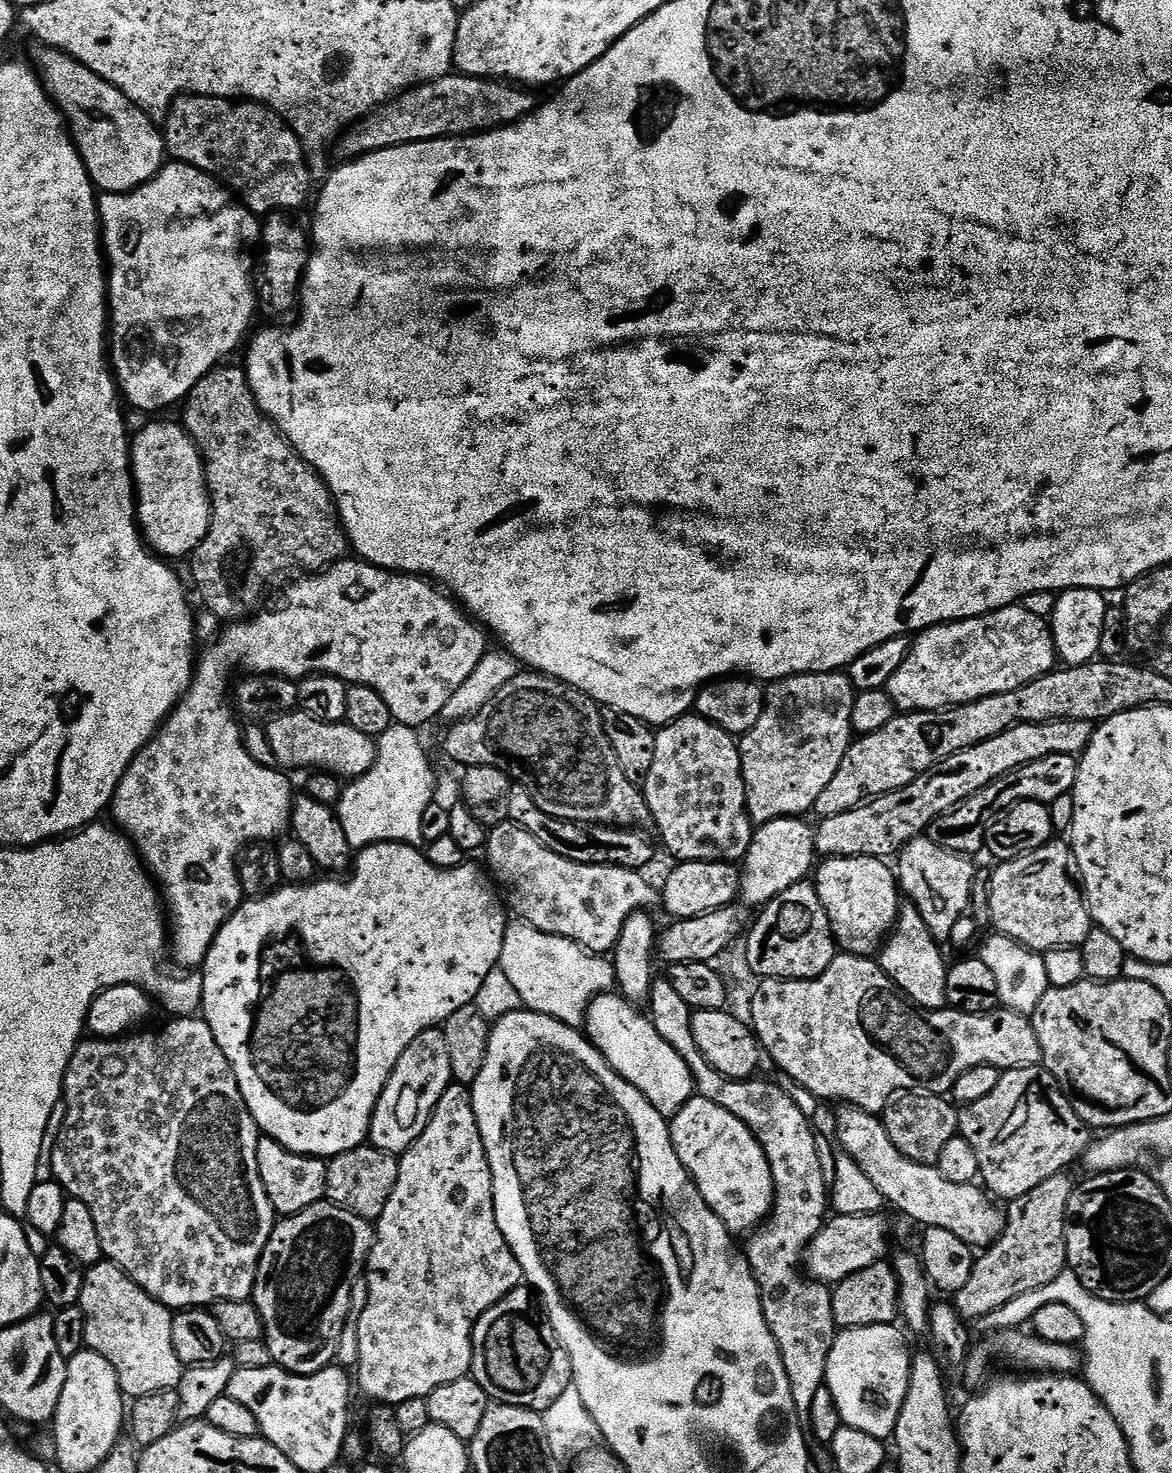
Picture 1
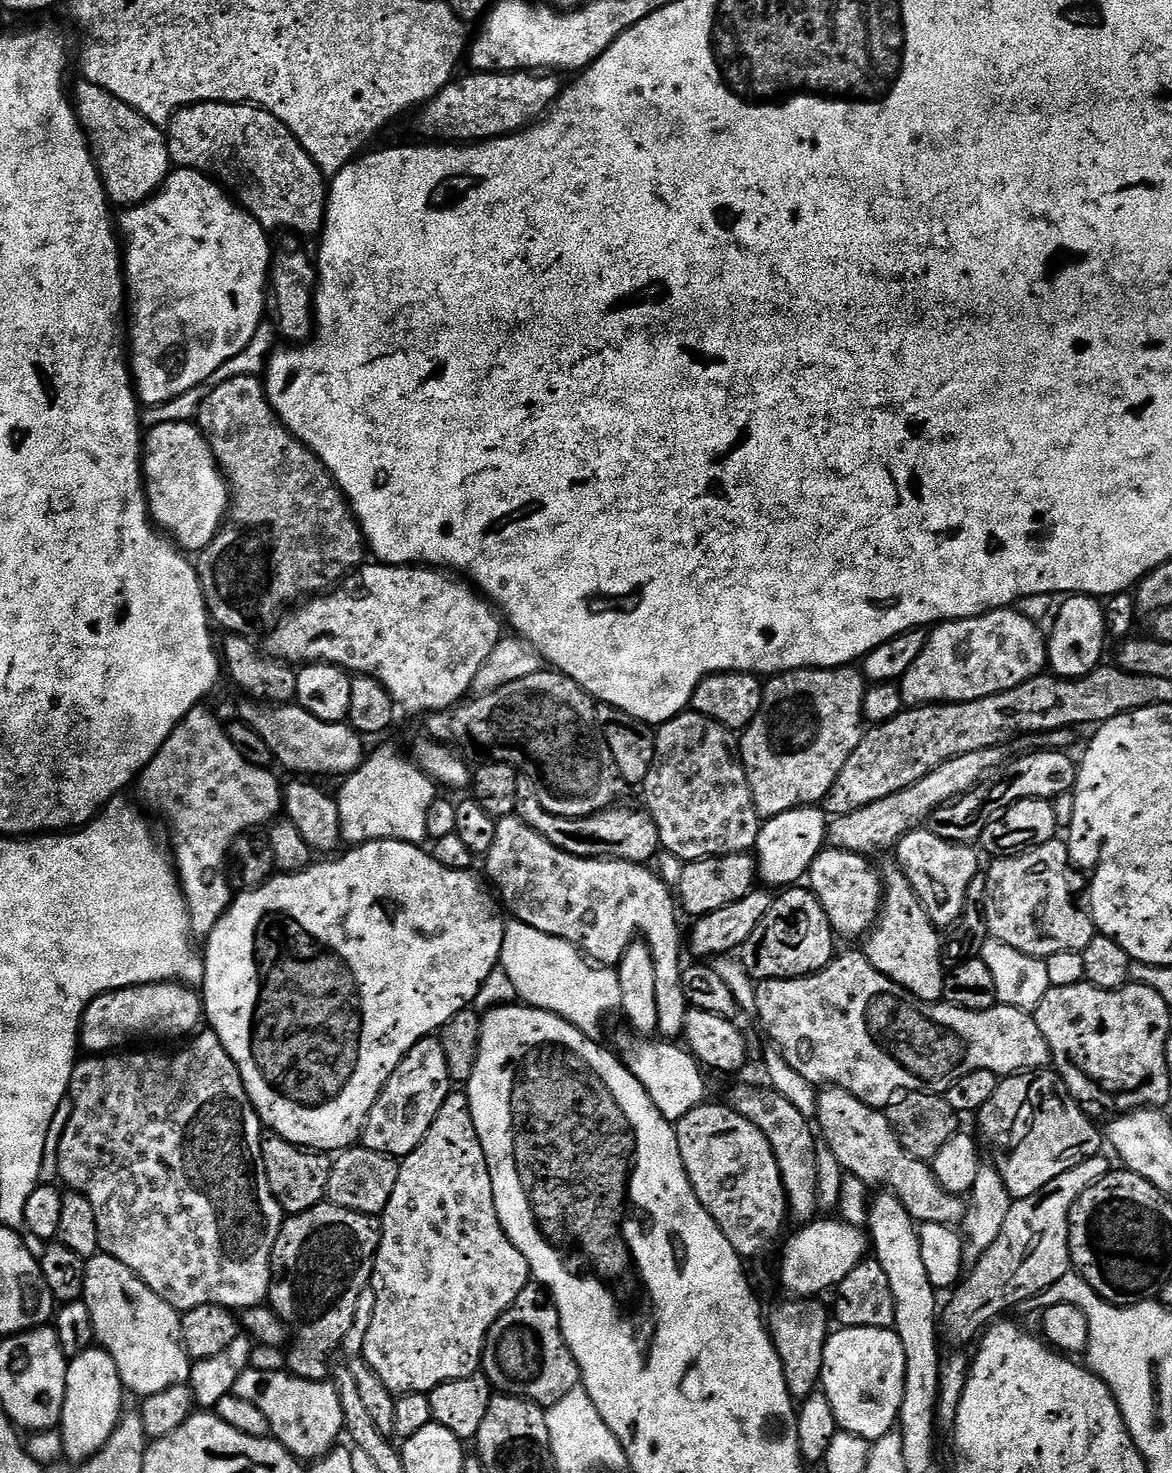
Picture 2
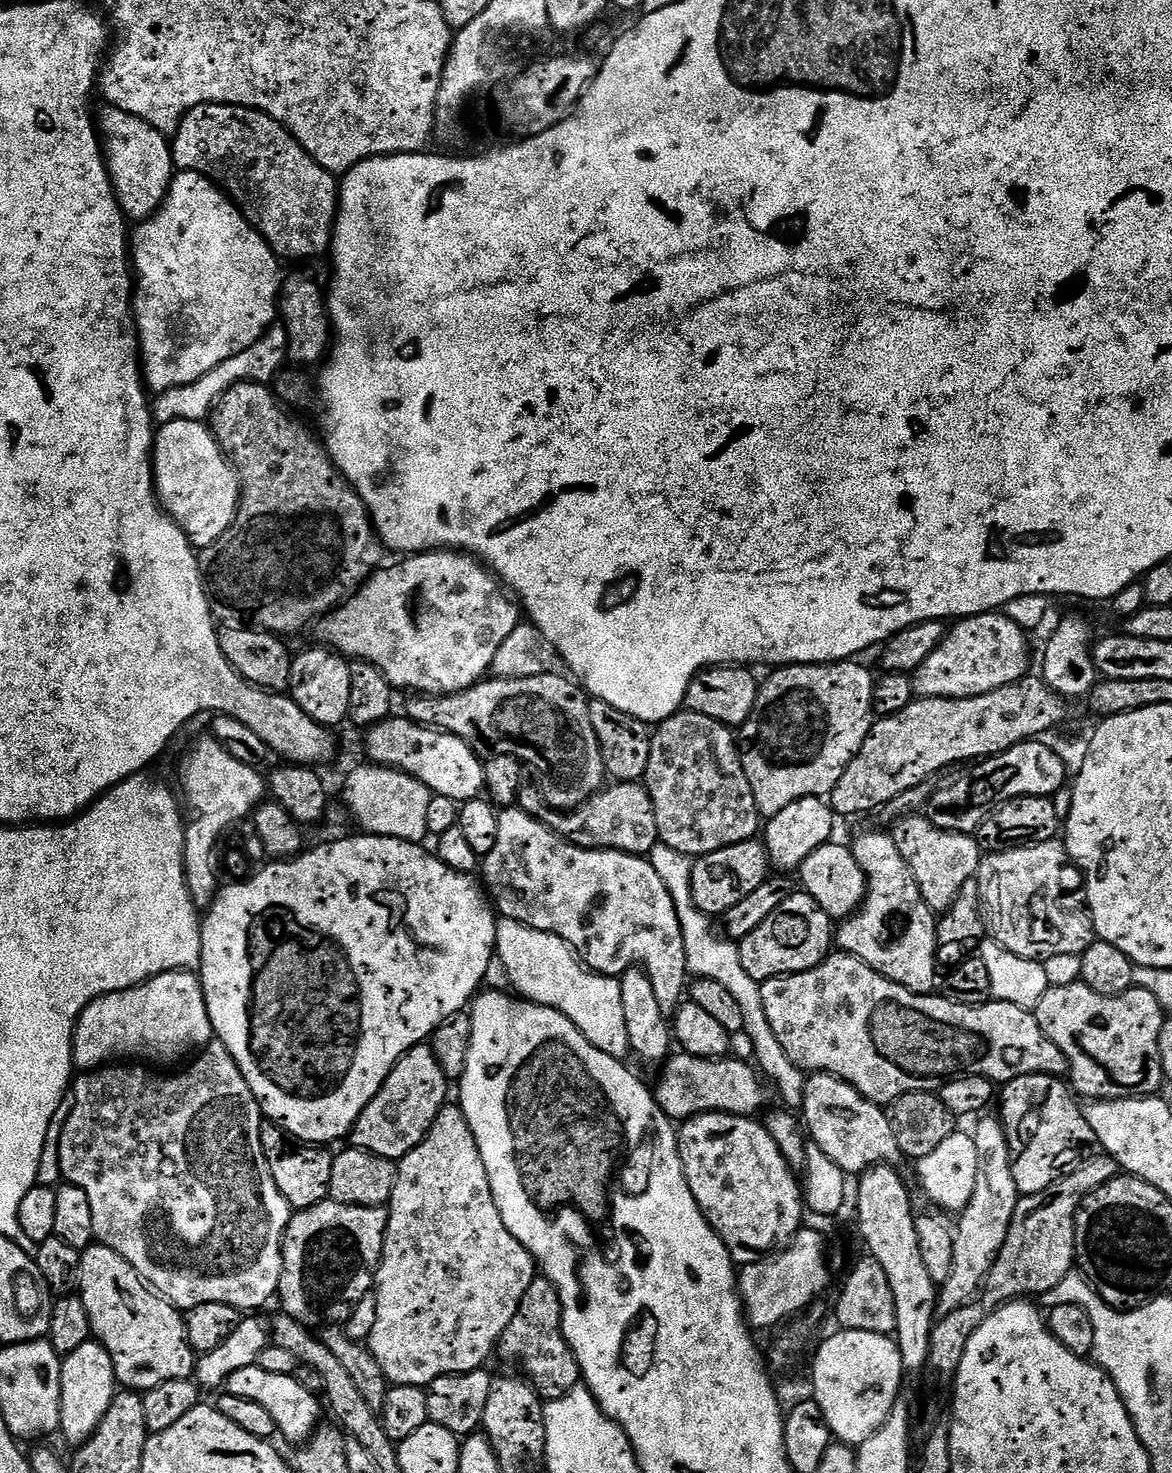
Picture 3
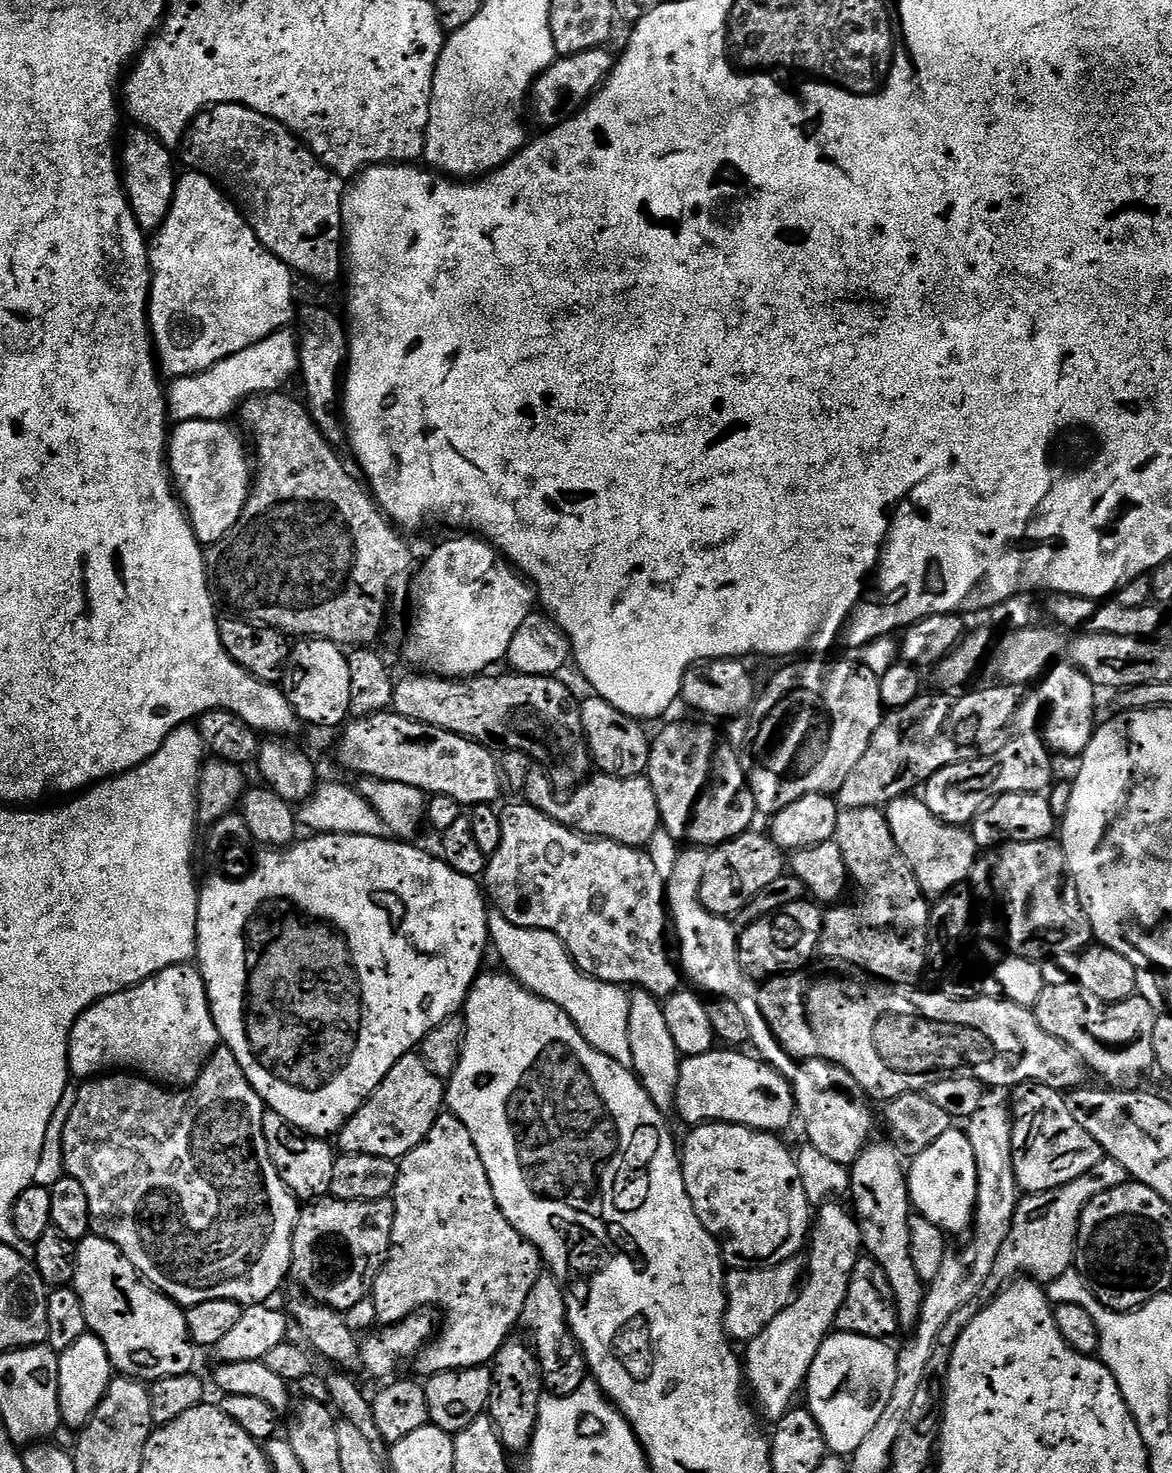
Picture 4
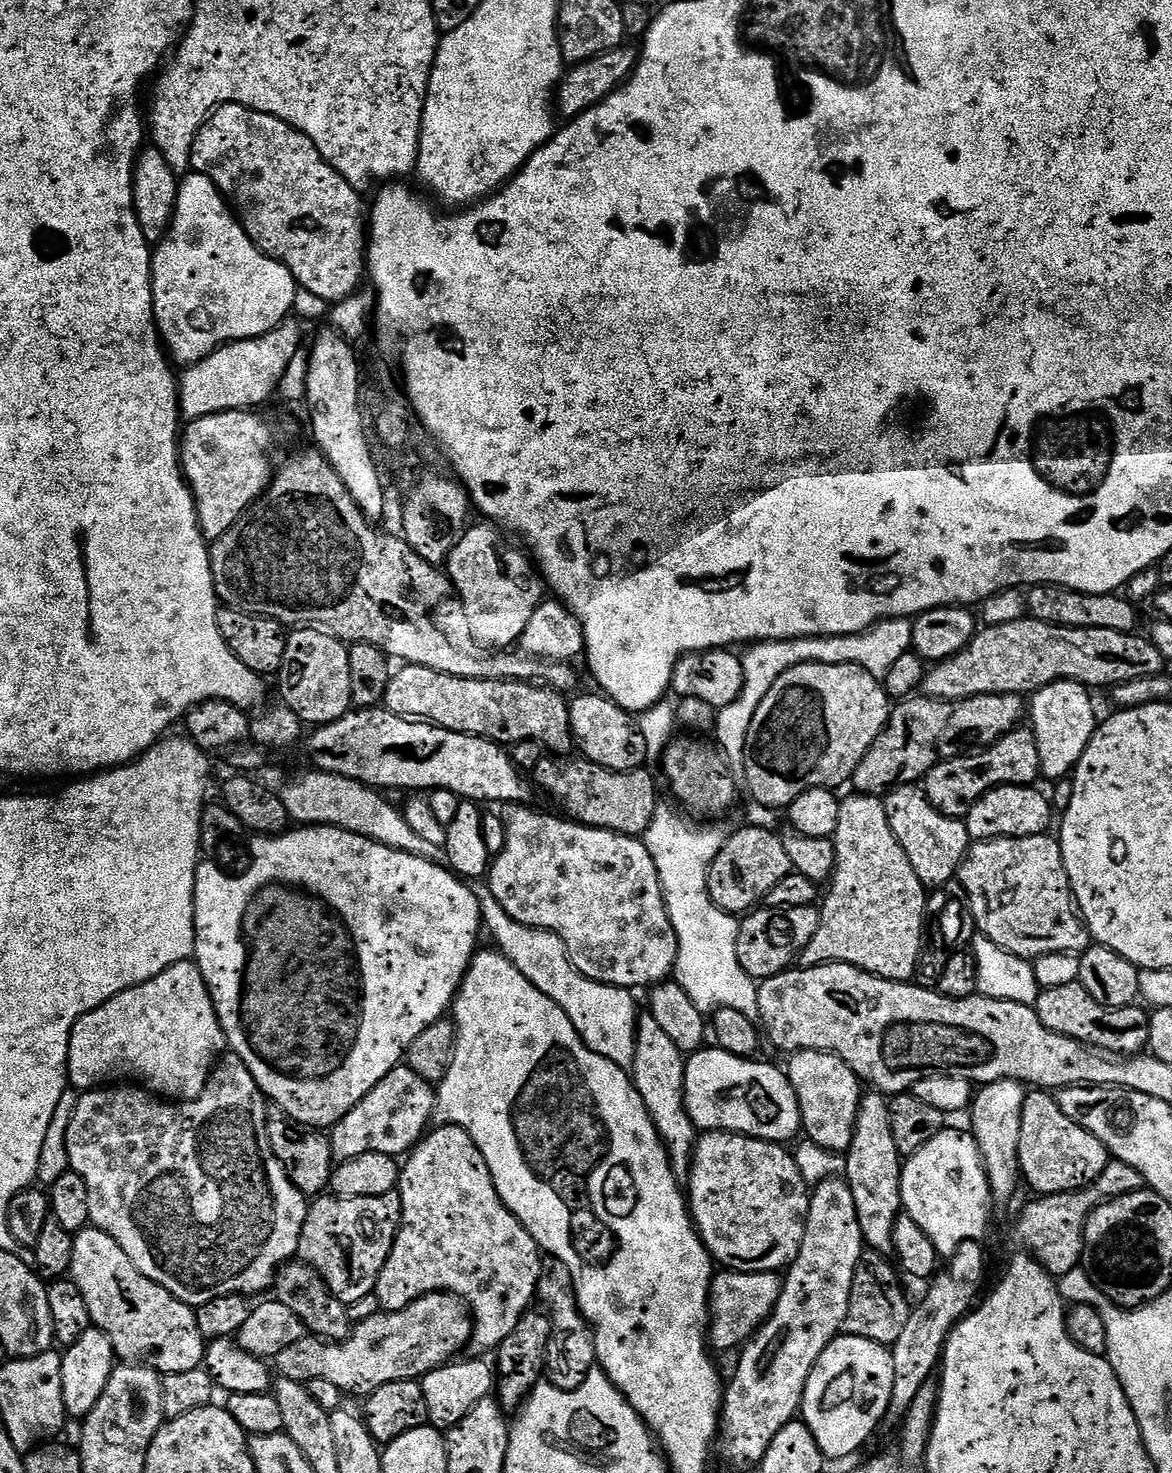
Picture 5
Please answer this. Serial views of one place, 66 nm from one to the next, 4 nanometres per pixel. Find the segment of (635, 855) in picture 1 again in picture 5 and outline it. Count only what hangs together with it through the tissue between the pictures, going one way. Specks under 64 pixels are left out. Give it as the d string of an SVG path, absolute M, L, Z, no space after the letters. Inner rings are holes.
M546 758L531 772L535 787L560 803L565 817L588 828L601 828L623 836L643 837L656 813L656 780L647 767L629 772L606 770L583 758Z

